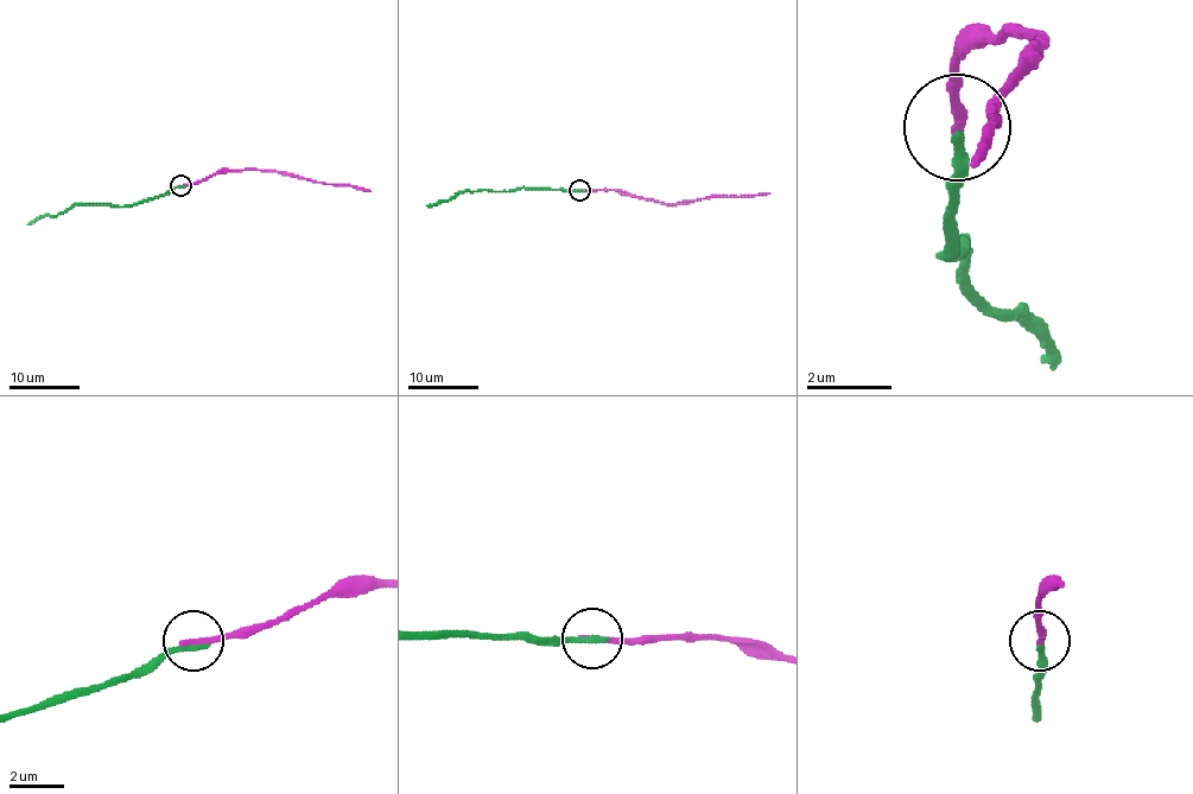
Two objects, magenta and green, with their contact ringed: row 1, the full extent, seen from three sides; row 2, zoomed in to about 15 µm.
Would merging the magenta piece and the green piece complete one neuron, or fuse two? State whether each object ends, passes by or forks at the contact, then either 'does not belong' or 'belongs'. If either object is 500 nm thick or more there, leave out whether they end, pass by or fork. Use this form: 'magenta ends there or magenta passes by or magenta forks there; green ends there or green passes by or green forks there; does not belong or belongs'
magenta ends there; green ends there; does not belong

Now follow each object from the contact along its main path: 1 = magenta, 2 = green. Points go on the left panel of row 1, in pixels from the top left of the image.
1: (182, 185), (197, 184), (216, 173), (265, 170), (370, 191)
2: (179, 185), (124, 207), (71, 205), (56, 216), (42, 216), (27, 224)

